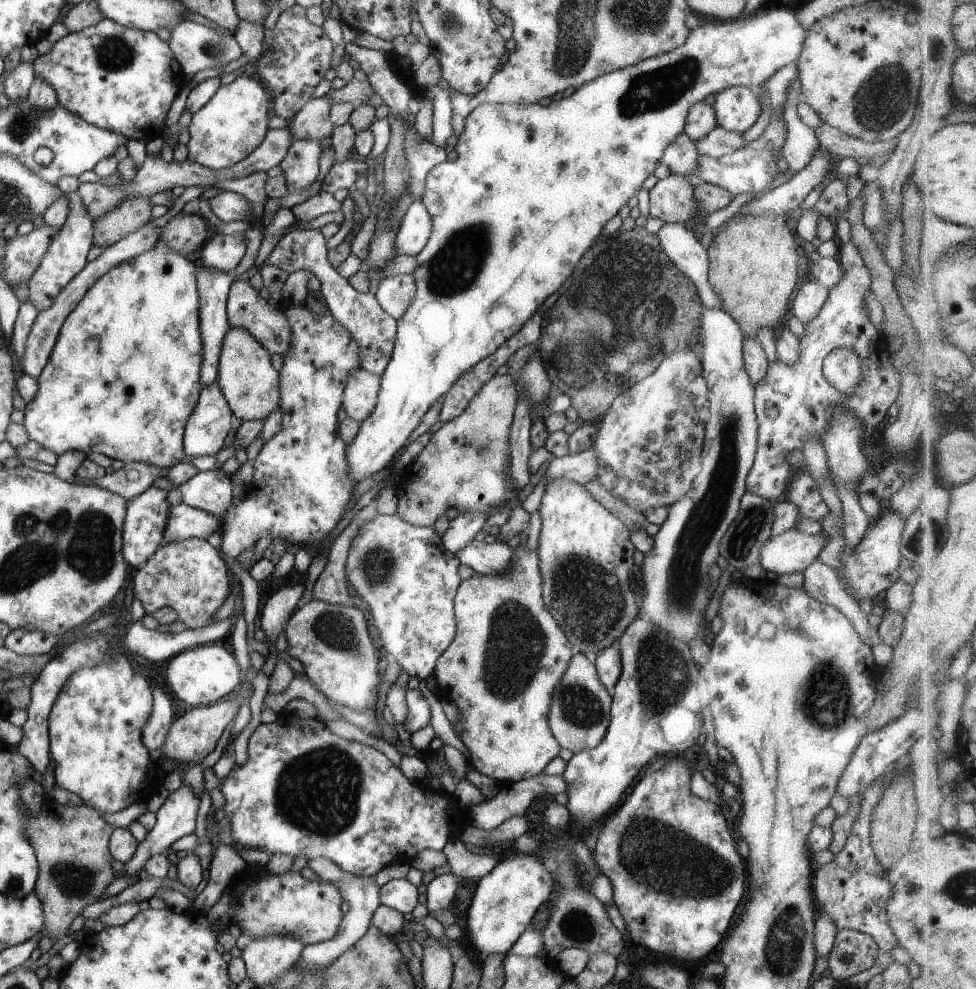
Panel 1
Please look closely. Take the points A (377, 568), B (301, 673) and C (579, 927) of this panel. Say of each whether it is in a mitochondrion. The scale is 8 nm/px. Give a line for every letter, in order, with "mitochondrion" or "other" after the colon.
A: mitochondrion
B: other
C: mitochondrion

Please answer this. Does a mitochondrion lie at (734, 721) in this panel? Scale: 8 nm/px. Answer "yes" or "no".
no

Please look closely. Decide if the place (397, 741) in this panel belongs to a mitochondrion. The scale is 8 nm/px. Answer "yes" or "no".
no

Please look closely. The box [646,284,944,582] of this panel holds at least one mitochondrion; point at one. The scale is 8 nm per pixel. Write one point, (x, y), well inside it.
(741, 542)

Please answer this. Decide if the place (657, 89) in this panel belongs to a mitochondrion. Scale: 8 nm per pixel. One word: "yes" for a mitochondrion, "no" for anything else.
yes

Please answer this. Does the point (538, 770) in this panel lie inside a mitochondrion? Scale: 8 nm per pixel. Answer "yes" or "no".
no

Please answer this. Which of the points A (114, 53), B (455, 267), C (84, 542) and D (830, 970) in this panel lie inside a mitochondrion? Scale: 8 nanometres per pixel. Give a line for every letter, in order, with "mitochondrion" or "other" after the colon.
A: mitochondrion
B: mitochondrion
C: mitochondrion
D: other

